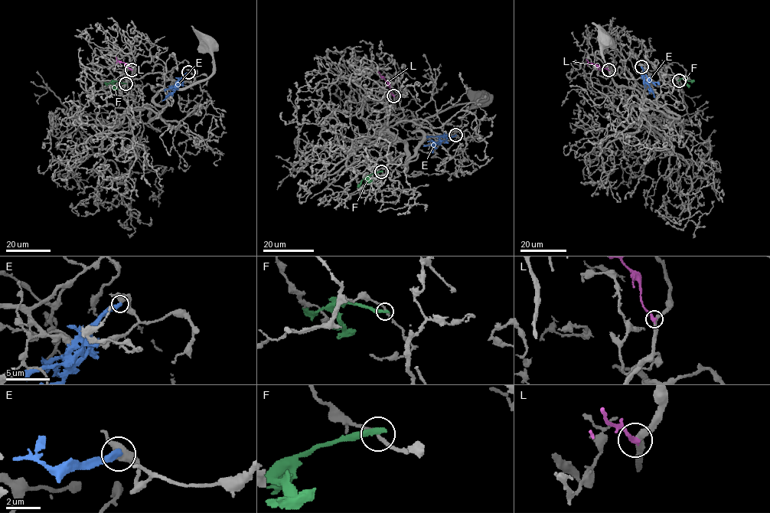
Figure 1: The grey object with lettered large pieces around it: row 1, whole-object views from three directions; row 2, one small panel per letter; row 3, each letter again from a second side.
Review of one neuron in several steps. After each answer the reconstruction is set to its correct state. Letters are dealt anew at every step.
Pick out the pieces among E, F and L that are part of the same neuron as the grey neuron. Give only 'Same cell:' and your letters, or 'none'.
Same cell: none

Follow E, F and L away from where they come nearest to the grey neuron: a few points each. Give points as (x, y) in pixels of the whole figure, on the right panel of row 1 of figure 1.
E: (641, 66), (654, 97)
F: (678, 80), (694, 80)
L: (608, 70), (592, 64), (585, 59)

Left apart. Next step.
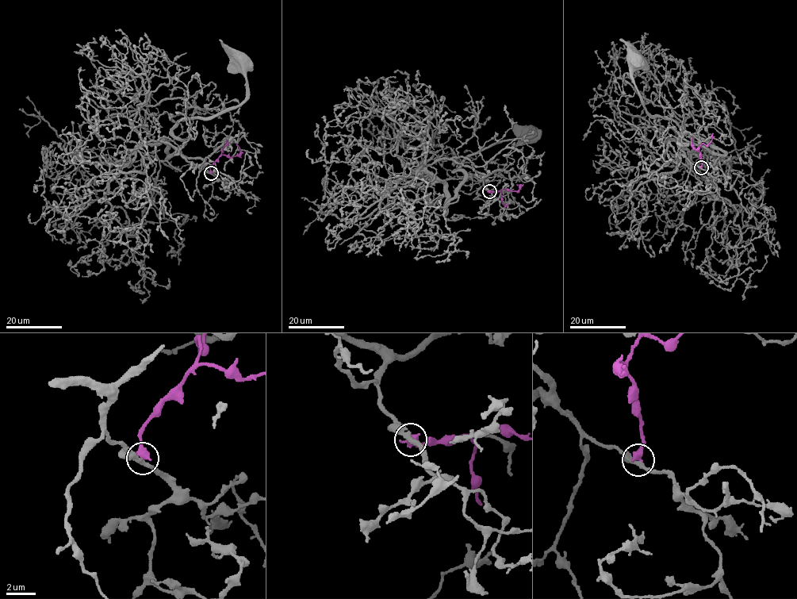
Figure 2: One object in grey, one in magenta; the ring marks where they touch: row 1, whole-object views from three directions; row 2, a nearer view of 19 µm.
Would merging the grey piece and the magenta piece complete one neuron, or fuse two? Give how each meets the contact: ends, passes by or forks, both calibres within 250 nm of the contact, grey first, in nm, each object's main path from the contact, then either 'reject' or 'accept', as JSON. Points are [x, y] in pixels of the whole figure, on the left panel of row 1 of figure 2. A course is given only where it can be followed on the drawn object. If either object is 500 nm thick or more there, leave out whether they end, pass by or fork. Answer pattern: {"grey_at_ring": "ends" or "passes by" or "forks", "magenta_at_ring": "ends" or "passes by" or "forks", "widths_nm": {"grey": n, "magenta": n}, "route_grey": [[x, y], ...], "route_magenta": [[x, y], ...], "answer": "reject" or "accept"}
{"widths_nm": {"grey": 280, "magenta": 550}, "route_grey": [[210, 173], [144, 143], [163, 139], [166, 159], [182, 143], [179, 120], [235, 109], [247, 63]], "route_magenta": [[210, 172], [210, 166], [221, 155], [239, 156], [239, 147], [235, 143]], "answer": "reject"}

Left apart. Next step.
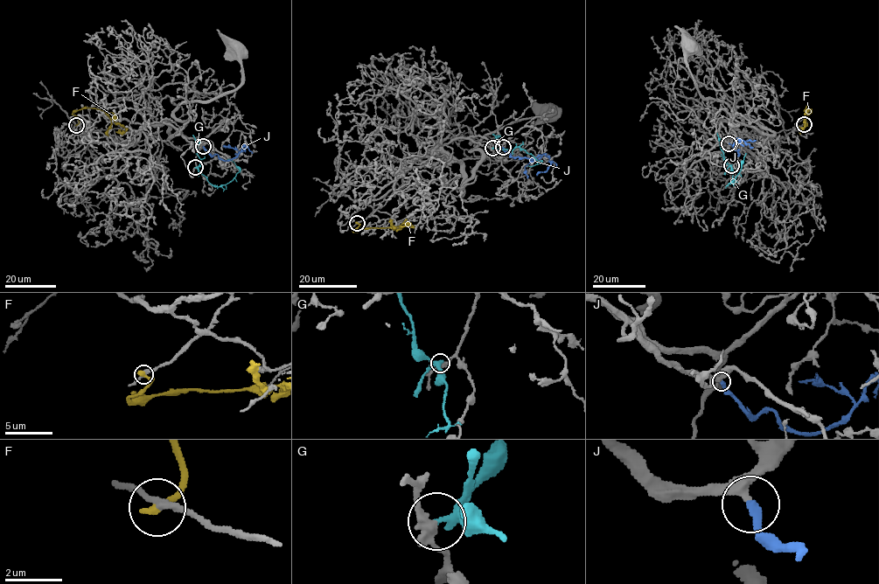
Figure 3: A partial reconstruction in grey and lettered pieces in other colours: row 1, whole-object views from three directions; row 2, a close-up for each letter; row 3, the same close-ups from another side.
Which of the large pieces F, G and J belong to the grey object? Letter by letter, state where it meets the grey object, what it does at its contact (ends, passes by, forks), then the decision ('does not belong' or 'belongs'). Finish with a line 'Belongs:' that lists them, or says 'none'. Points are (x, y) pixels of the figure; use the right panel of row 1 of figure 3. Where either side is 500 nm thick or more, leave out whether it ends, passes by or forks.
F: (804, 124) | it ends | does not belong
G: (731, 165) | it passes by | does not belong
J: (729, 143) | it ends | belongs
Belongs: J

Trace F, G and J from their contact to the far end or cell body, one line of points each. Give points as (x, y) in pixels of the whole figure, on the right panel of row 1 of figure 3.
F: (804, 124), (811, 112), (806, 106), (805, 125), (801, 129), (798, 127)
G: (731, 165), (734, 181), (730, 184), (737, 176), (745, 153)
J: (729, 142), (735, 151), (737, 150), (738, 156), (734, 147), (736, 138), (753, 147)

